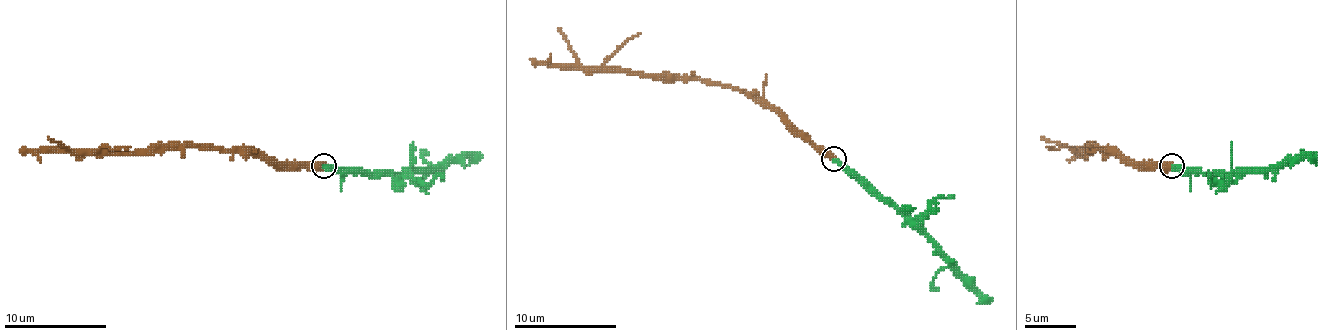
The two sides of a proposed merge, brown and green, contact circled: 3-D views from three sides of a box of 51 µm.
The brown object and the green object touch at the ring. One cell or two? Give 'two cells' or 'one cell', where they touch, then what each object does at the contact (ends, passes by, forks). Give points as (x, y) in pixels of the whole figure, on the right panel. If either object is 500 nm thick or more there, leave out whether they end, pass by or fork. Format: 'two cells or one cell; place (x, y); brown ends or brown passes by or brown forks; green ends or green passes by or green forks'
one cell; place (1171, 166)

